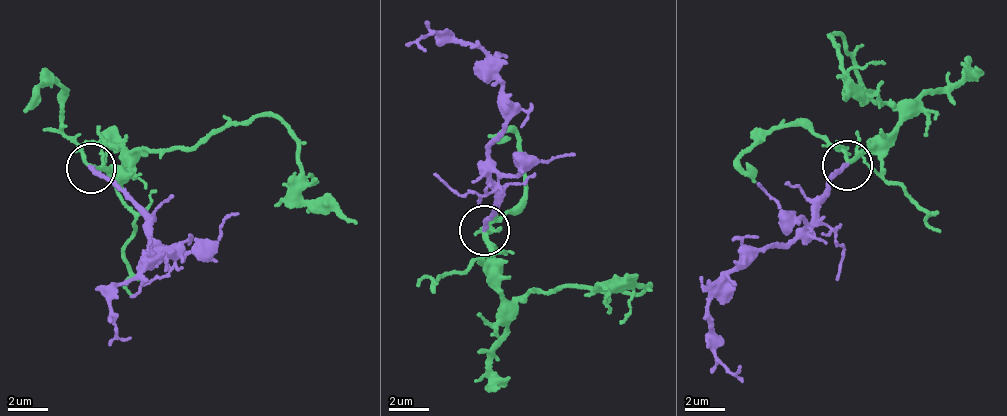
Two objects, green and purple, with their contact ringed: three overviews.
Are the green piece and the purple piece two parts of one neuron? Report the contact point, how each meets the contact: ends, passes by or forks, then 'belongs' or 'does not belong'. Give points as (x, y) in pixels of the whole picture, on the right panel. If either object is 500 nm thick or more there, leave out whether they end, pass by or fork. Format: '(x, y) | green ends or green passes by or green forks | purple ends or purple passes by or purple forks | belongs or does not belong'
(847, 165) | green forks | purple ends | belongs

